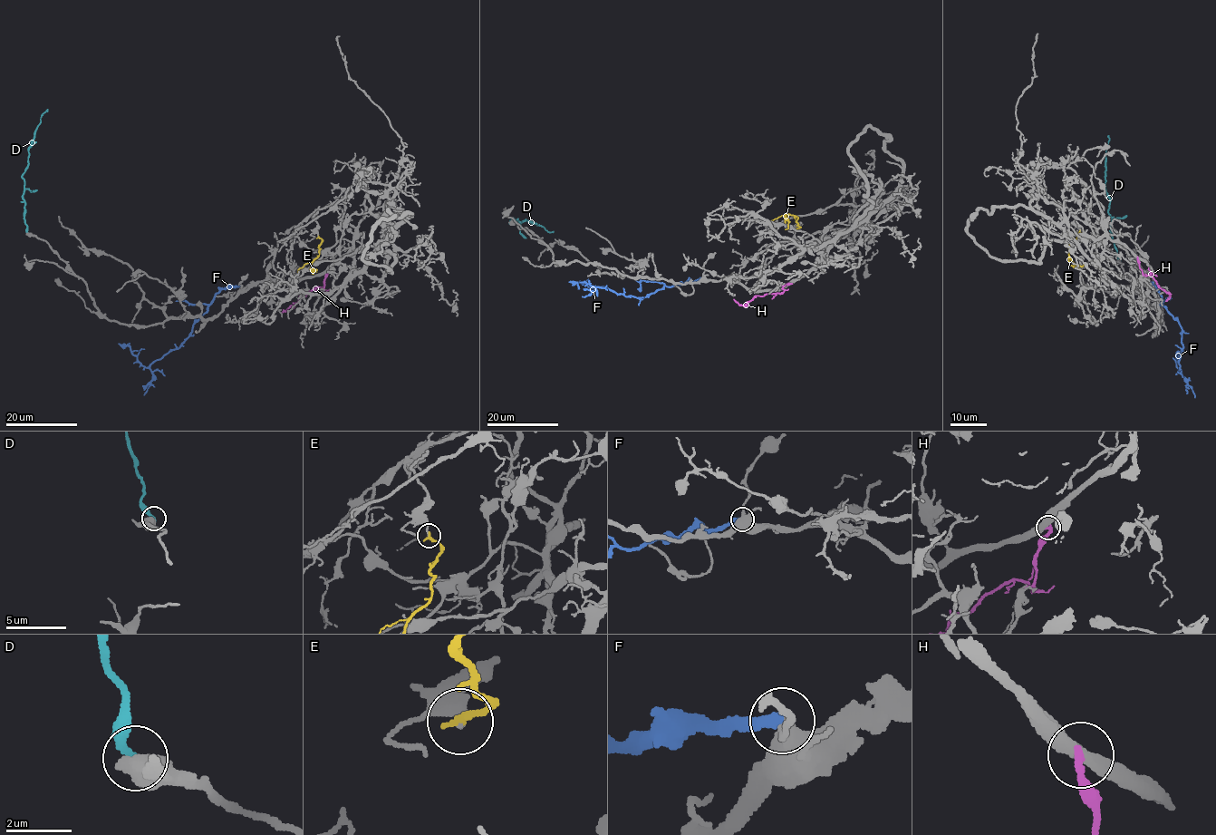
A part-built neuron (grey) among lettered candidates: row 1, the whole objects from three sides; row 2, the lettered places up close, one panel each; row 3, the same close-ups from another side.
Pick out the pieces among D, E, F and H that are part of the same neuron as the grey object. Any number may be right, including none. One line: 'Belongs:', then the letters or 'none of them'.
Belongs: none of them

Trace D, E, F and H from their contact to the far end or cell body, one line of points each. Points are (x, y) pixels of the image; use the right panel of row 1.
D: (1120, 260), (1111, 233), (1112, 217), (1108, 212), (1109, 196), (1106, 192), (1105, 176), (1108, 135)
E: (1080, 231), (1069, 245), (1068, 262), (1072, 266), (1085, 264)
F: (1146, 282), (1156, 286), (1163, 306), (1182, 329), (1182, 352), (1178, 361), (1180, 372), (1176, 366), (1177, 351)
H: (1137, 257), (1143, 273), (1147, 276), (1152, 273), (1157, 284), (1170, 295), (1166, 301)

